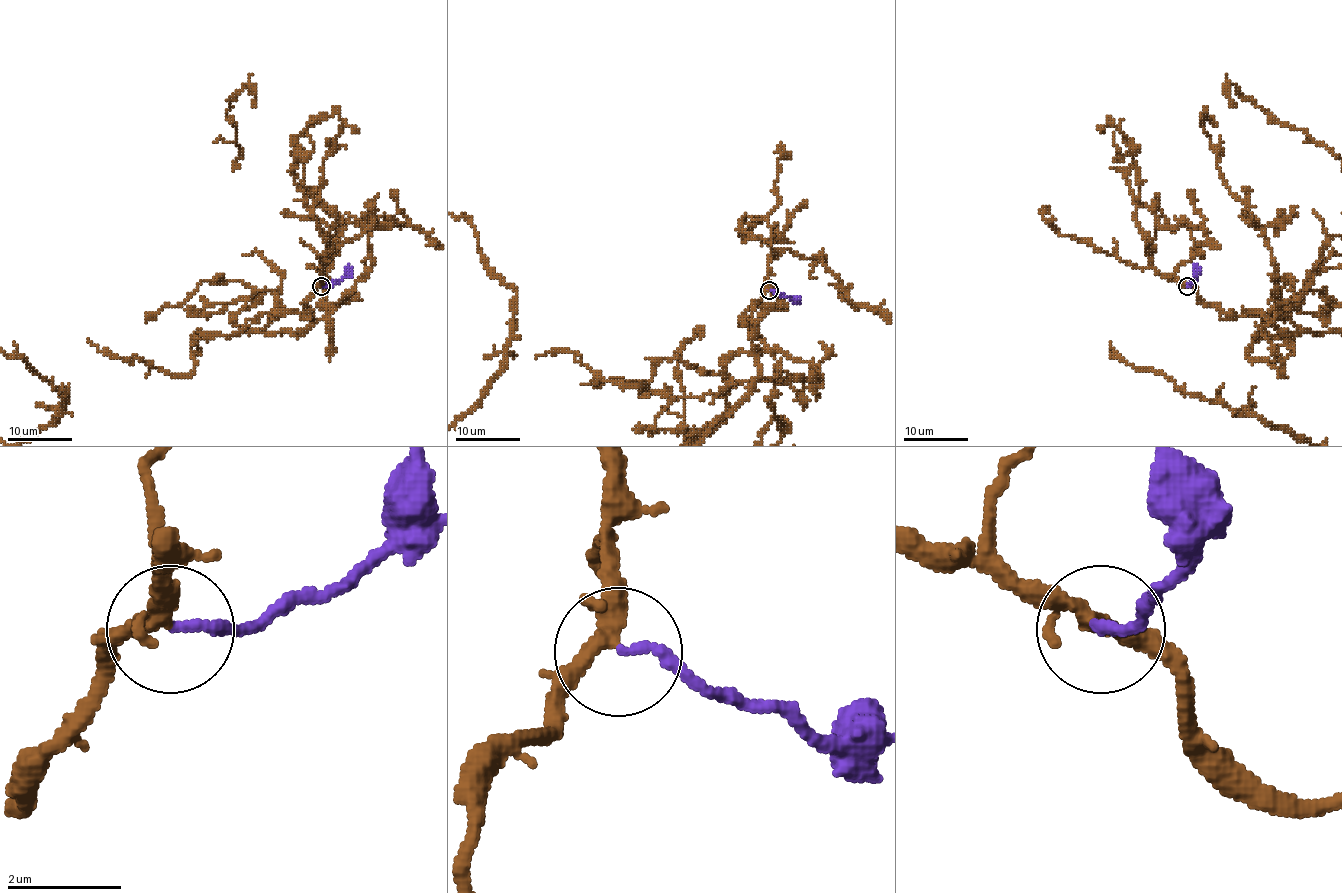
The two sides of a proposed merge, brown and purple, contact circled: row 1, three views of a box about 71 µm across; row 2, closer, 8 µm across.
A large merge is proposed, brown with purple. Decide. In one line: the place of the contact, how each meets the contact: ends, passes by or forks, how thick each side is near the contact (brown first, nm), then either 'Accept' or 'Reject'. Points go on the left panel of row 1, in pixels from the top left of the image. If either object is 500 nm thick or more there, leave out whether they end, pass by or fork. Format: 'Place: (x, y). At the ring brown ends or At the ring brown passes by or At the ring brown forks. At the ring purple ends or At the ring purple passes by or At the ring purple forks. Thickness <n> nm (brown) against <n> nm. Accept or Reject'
Place: (321, 286). At the ring brown forks. At the ring purple ends. Thickness 240 nm (brown) against 190 nm. Accept

